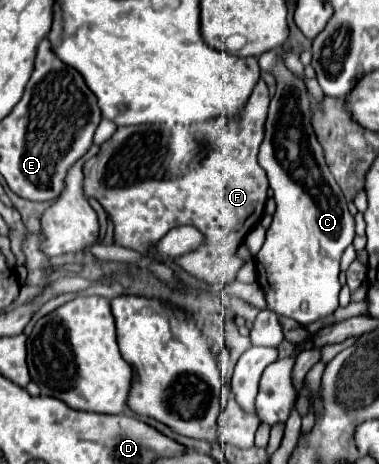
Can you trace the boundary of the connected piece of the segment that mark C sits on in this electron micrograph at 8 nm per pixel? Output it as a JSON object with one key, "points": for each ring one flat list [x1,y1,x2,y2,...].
{"points":[[284,48,264,52,260,56,260,68,264,72,270,72,276,78,276,94,270,102,270,112,266,120,266,134,260,144,258,162,266,170,266,176,270,180,270,188,274,190,276,200,276,212,274,220,266,232,266,242,256,254,256,270,260,286,266,292,268,308,278,312,280,316,288,316,298,320,302,326,330,316,338,308,338,292,340,292,340,256,342,252,352,244,356,232,354,232,354,216,348,210,346,198,336,184,334,176,330,174,322,146,316,138,316,132,312,128,312,96,304,84,304,78,294,74,284,58,280,56]]}

